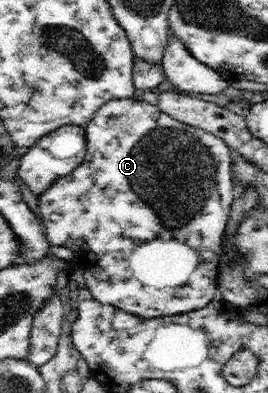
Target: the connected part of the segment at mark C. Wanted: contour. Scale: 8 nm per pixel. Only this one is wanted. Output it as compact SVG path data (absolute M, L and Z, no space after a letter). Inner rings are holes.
M112 99L102 105L93 114L84 126L86 131L87 151L82 164L79 164L72 172L54 181L38 198L39 210L44 226L46 226L47 239L50 244L66 246L74 254L74 261L83 264L86 273L86 285L96 300L102 304L118 307L128 313L134 313L140 317L160 318L182 314L190 310L204 308L214 296L218 288L219 262L223 254L226 223L230 214L230 206L237 196L236 188L232 182L231 149L222 138L202 130L174 120L174 117L162 112L158 105L152 105L138 99Z

